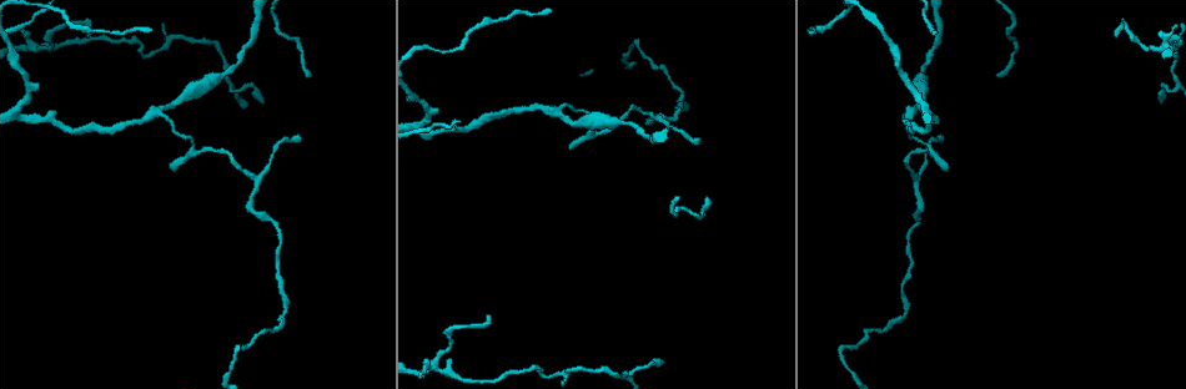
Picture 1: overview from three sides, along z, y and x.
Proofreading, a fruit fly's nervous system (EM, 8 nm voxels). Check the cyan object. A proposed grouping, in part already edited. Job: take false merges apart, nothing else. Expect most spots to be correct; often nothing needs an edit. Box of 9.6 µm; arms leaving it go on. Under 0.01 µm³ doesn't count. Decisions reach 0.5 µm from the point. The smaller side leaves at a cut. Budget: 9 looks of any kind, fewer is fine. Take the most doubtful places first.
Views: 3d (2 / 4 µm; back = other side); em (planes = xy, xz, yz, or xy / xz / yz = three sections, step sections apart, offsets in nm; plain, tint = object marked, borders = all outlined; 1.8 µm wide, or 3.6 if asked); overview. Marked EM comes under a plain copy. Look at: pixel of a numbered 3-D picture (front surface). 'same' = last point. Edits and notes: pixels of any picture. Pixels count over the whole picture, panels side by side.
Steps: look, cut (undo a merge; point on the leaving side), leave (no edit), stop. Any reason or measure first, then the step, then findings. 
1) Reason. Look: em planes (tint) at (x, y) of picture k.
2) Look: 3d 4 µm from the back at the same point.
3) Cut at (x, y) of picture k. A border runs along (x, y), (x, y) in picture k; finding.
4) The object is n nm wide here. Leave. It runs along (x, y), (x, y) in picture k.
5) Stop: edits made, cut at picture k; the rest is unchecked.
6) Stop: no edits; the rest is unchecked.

Look: em planes (tint) at (438, 367) of picture 1.

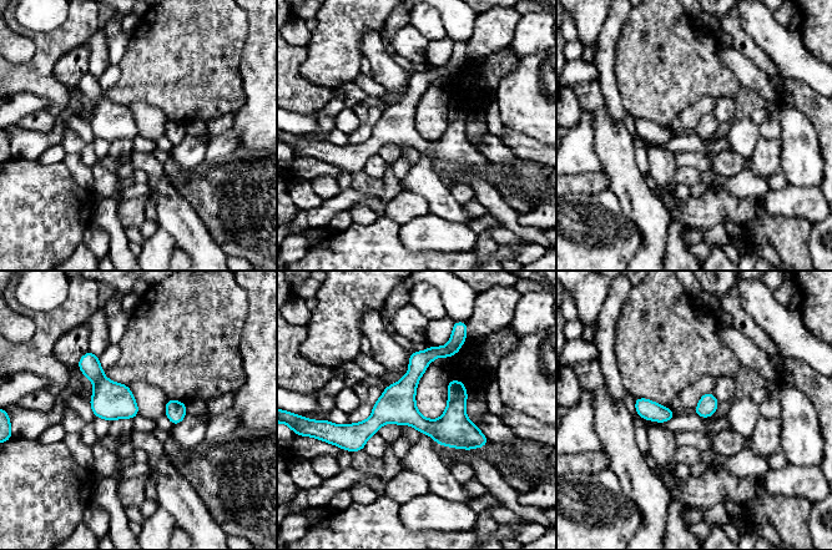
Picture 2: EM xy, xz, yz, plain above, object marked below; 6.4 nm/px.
Leave. It runs along (344, 429), (411, 415), (483, 442) in picture 2; all the same cell.

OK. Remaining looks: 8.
Look: 3d 4 µm at (16, 118) of picture 1.

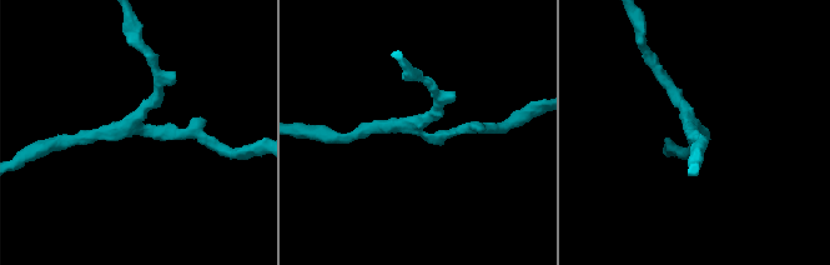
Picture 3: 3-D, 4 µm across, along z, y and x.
Need the tissue. Look: em planes (tint) at (699, 130) of picture 3.

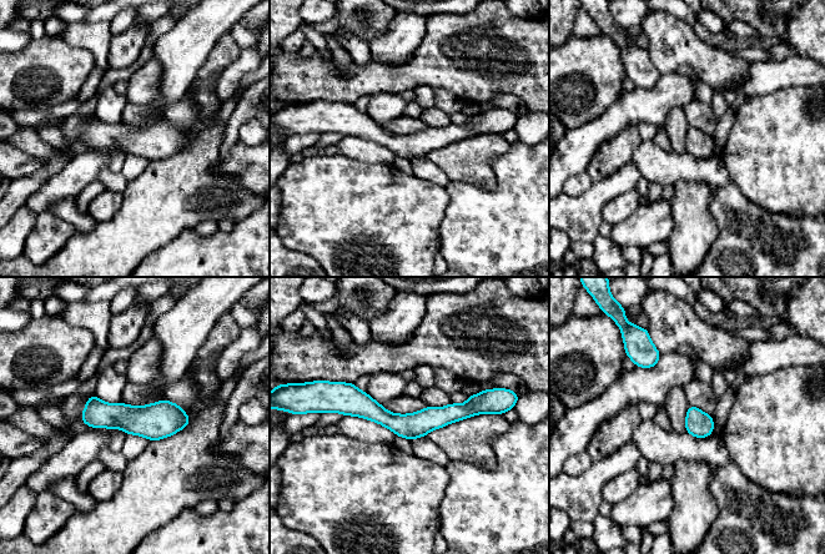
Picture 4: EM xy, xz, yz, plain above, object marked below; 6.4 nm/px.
Leave. It runs along (336, 403), (393, 422), (483, 409) in picture 4; all the same cell.

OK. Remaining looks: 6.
Abrupt turn. Look: em planes (tint) at (635, 43) of picture 1.

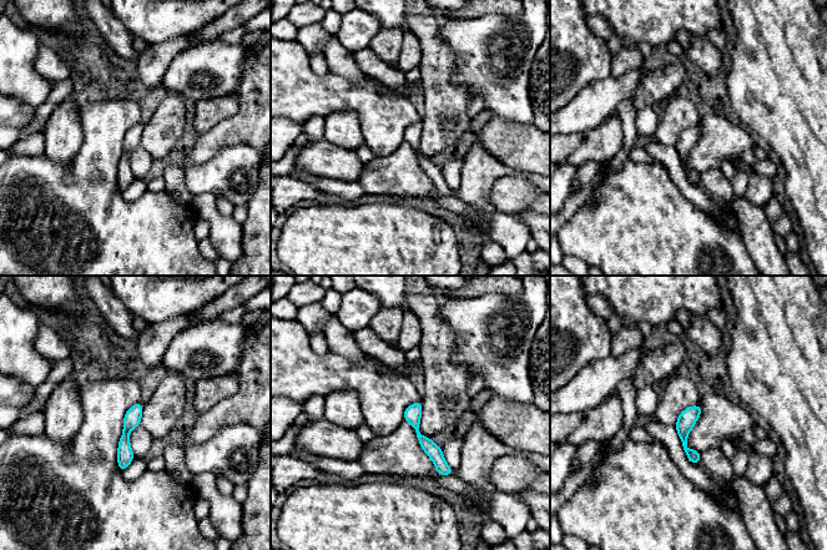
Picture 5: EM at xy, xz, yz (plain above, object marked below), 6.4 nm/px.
Leave. Continuous, no second cell.

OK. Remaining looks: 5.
Small branch off a trunk. Look: 3d 4 µm at (913, 111) of picture 1.

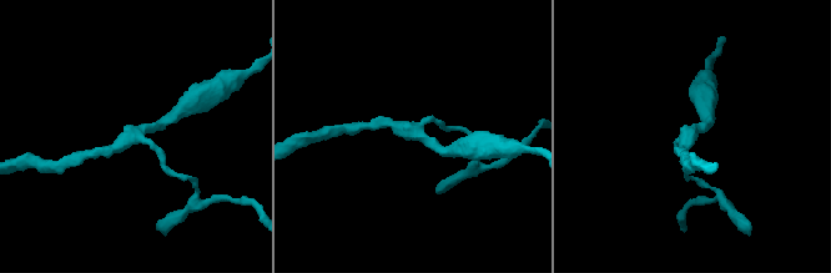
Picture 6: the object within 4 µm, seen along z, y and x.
3 arms meet here. Look: em planes (tint) at (137, 133) of picture 6.

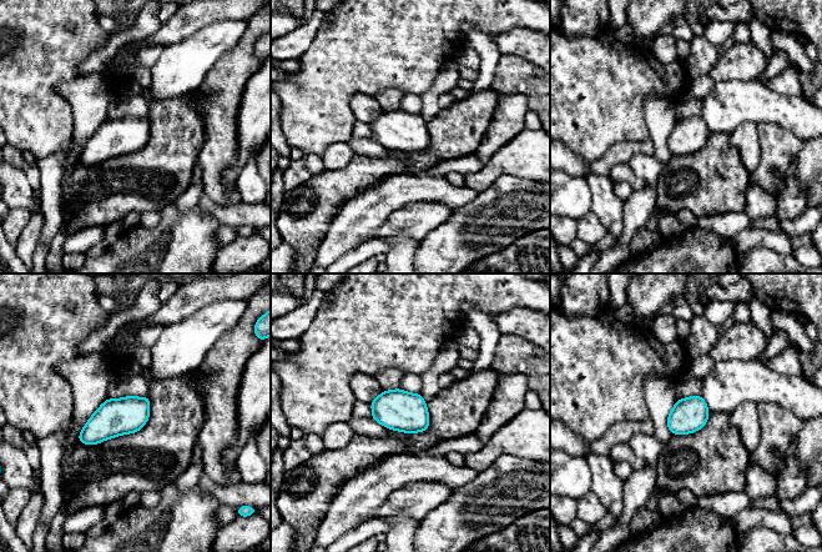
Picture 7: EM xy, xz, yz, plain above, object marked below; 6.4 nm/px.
The object is 220 nm wide here. Leave. One cell here.

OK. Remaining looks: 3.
Stop: no edits; the rest is unchecked.

